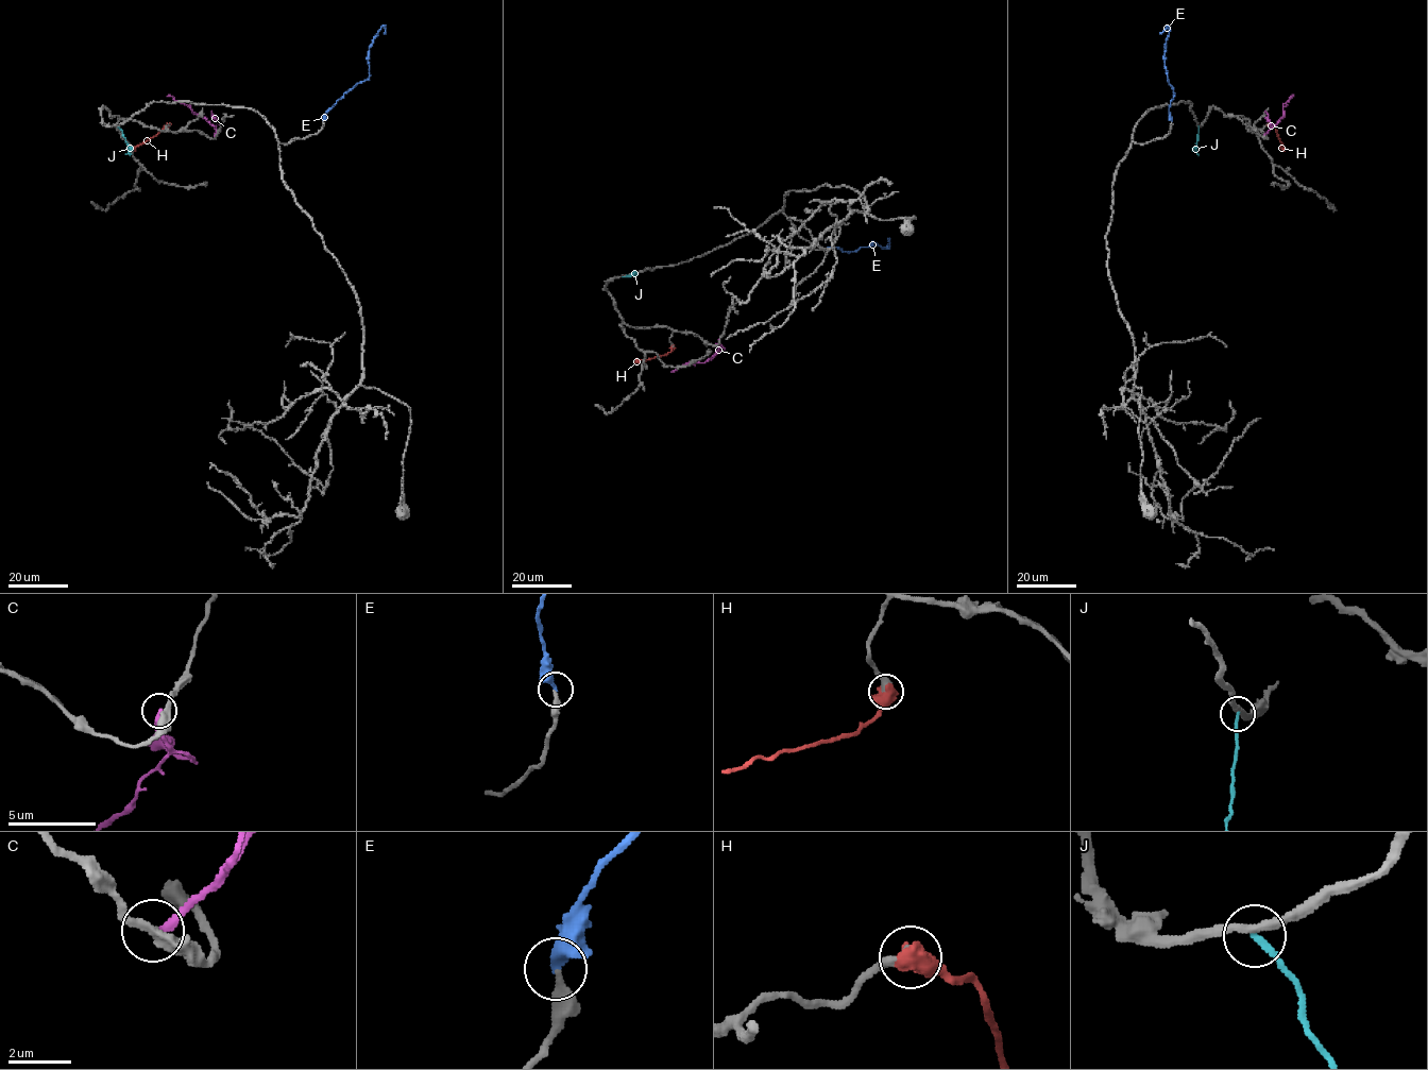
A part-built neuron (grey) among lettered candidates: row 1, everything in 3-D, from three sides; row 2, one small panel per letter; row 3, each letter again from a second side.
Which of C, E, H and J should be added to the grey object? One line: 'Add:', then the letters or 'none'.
Add: E, H

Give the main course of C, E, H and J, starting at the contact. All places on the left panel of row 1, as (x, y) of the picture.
C: (215, 136), (216, 130), (204, 118), (167, 96)
E: (322, 121), (344, 94), (369, 78), (369, 47), (384, 27), (384, 34)
H: (169, 124), (132, 148)
J: (117, 125), (129, 148), (124, 153)

